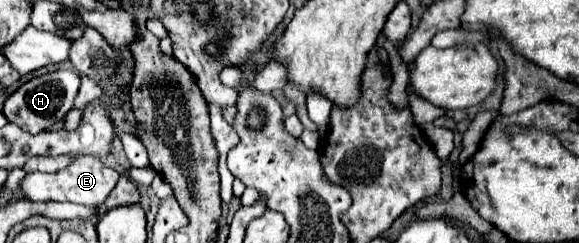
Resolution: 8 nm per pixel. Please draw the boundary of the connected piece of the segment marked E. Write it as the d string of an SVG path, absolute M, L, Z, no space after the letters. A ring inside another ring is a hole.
M78 157L66 169L56 173L28 173L26 179L22 181L22 191L24 197L30 201L70 201L96 207L104 203L104 199L108 197L108 193L114 189L116 183L118 183L118 173L100 163L100 159Z

